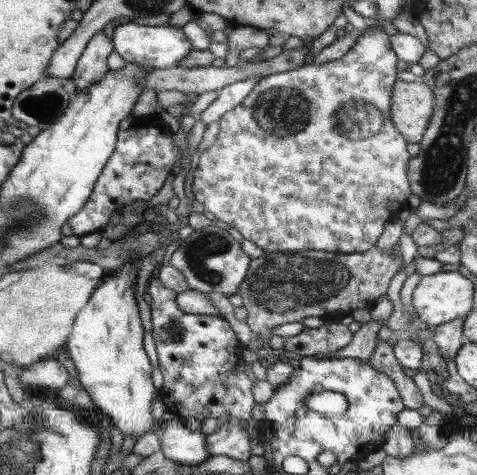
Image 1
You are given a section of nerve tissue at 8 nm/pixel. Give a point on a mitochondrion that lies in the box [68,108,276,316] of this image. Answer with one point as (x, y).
(204, 255)

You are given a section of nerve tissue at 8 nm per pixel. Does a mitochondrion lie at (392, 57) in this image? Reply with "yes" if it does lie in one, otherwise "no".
no

